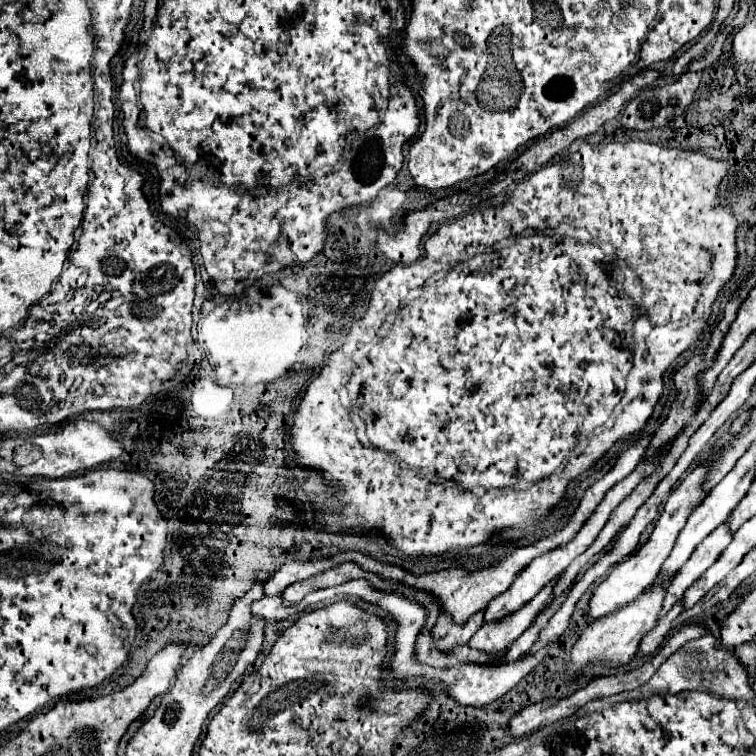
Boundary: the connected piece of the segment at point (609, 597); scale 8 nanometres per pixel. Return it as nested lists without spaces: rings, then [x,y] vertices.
[[[705,465],[695,467],[681,483],[679,487],[669,495],[663,513],[649,537],[649,541],[645,545],[639,547],[639,551],[633,553],[633,557],[625,559],[623,563],[619,563],[611,575],[599,583],[593,591],[593,597],[589,601],[589,619],[599,619],[603,615],[609,615],[617,609],[621,609],[623,605],[627,605],[629,601],[637,599],[655,579],[657,573],[661,571],[661,565],[665,563],[665,557],[669,557],[669,549],[673,549],[673,541],[677,541],[677,533],[681,533],[681,529],[685,527],[685,521],[689,519],[689,513],[693,513],[693,509],[697,509],[697,505],[701,505],[701,501],[705,501],[705,473],[709,473],[709,469],[705,469]]]

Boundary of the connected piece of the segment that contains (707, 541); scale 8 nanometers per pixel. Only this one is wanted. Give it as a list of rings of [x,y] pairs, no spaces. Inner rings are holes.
[[[723,523],[697,545],[689,561],[675,573],[667,589],[667,597],[663,601],[663,611],[661,611],[663,615],[673,607],[675,601],[683,597],[685,589],[693,585],[693,581],[697,581],[697,577],[701,577],[701,573],[705,573],[705,569],[709,569],[717,561],[717,557],[721,557],[721,553],[729,547],[729,541],[733,541],[733,533],[729,531],[729,523]]]

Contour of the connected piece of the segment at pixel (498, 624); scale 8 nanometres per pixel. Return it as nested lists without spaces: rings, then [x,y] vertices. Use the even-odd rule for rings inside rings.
[[[553,585],[549,589],[541,589],[525,609],[517,609],[517,613],[511,613],[511,617],[505,617],[505,621],[493,621],[493,623],[483,623],[481,629],[471,637],[469,645],[475,649],[481,649],[485,653],[495,653],[503,655],[503,651],[533,623],[537,613],[541,611],[541,605],[549,601],[553,593]]]

